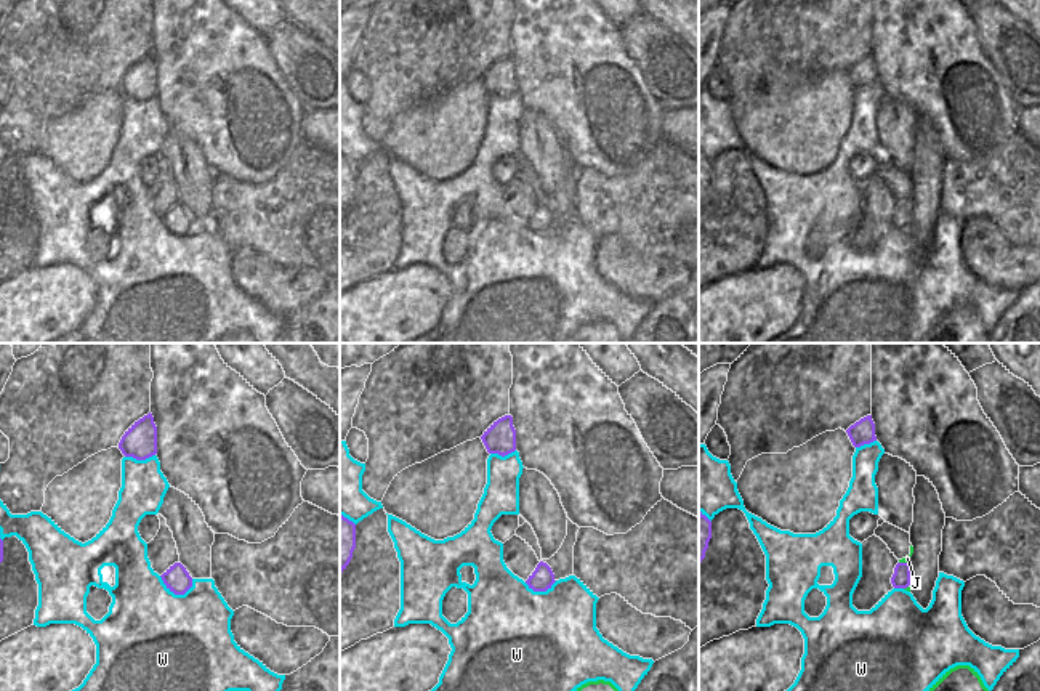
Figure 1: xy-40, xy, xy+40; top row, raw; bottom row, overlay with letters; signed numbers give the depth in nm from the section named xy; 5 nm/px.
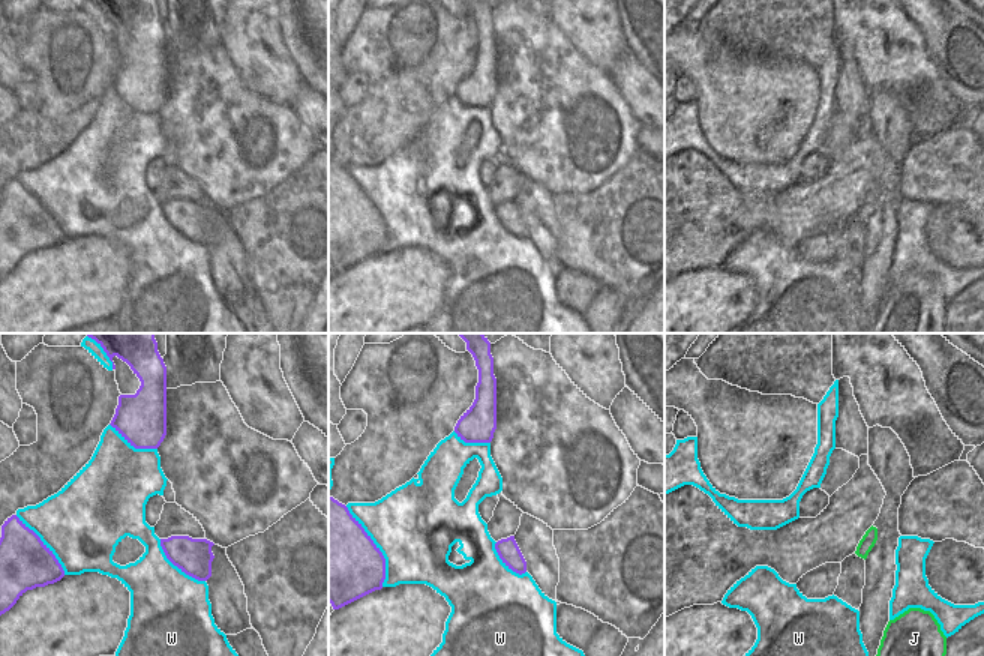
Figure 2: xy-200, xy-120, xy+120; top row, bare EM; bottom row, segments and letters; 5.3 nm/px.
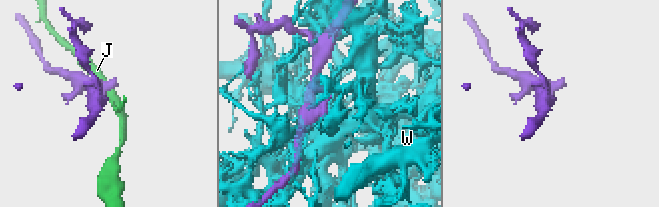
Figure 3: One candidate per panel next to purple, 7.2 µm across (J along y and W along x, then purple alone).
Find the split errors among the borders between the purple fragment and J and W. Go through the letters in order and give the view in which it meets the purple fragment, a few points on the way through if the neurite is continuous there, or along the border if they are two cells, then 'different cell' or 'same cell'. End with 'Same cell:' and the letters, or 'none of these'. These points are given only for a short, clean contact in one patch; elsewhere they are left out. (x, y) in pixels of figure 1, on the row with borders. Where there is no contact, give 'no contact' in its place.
J: meets purple in xy+40; border along xy+40 (899, 561), (909, 565), (911, 581); different cell
W: meets purple in xy-40; different cell
Same cell: none of these

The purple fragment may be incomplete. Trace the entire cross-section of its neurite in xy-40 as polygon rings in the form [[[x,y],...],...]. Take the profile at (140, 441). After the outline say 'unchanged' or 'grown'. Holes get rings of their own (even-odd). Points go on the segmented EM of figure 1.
[[[151,412],[125,431],[119,449],[125,457],[136,460],[146,460],[157,454],[157,426]]] | unchanged

